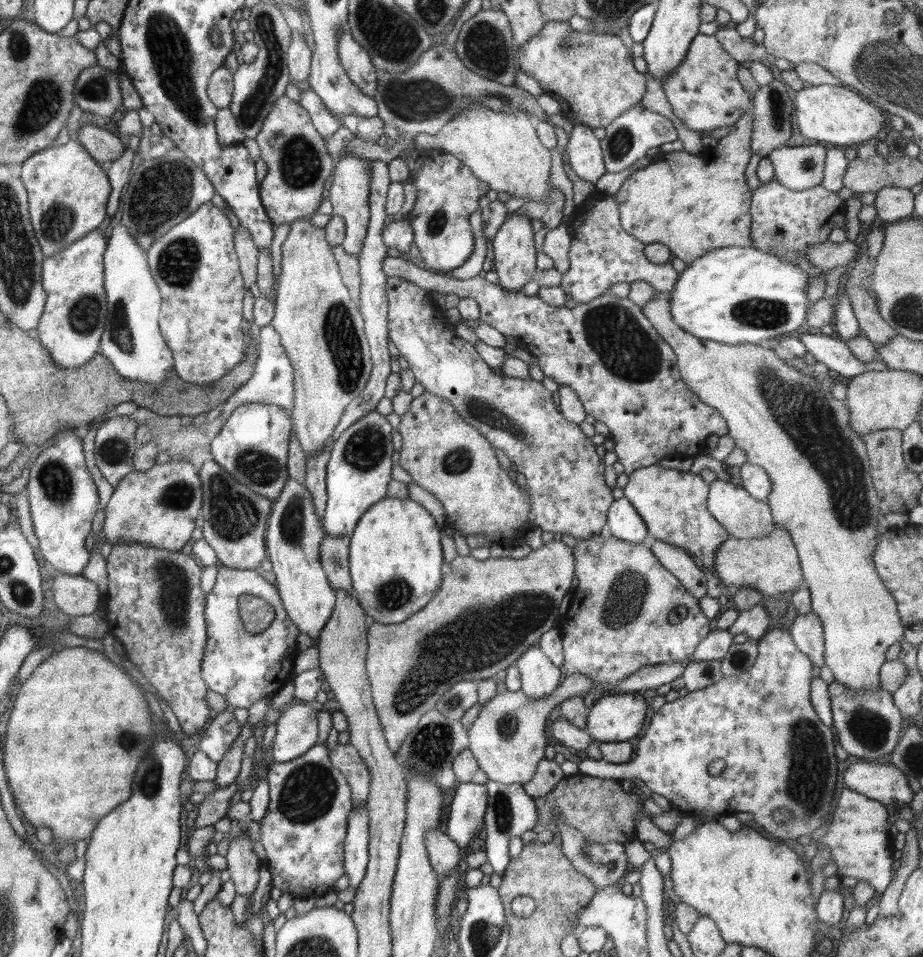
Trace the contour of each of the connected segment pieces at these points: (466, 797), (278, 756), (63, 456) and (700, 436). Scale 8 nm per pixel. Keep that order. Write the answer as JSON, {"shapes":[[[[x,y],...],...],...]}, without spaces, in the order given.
{"shapes":[[[[460,783],[450,804],[448,836],[462,849],[476,836],[482,836],[487,788],[483,784]]],[[[295,702],[279,714],[277,733],[271,746],[276,763],[288,762],[302,756],[317,744],[317,710],[308,702]]],[[[74,428],[56,434],[52,446],[37,456],[26,486],[34,532],[44,560],[56,572],[82,575],[91,557],[85,547],[86,536],[91,531],[96,512],[101,509],[96,484],[84,461],[82,437],[74,432]]],[[[387,256],[383,271],[388,277],[398,277],[428,293],[457,294],[460,298],[472,298],[481,309],[480,320],[487,322],[503,335],[513,336],[531,355],[538,358],[537,367],[558,385],[566,385],[577,394],[586,414],[604,422],[614,441],[617,461],[629,475],[637,468],[656,465],[662,459],[697,457],[707,449],[706,438],[711,434],[728,435],[727,422],[716,410],[702,402],[681,380],[676,353],[658,334],[653,324],[638,306],[628,297],[616,297],[608,290],[587,303],[579,303],[574,309],[555,307],[538,295],[526,296],[523,292],[504,290],[498,283],[474,277],[458,280],[450,275],[433,273],[420,268],[401,257]]]]}

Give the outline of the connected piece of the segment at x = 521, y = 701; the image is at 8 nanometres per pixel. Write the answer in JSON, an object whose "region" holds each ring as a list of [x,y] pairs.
{"region":[[[576,673],[563,676],[556,690],[545,698],[528,698],[521,690],[506,691],[497,693],[486,704],[482,704],[476,721],[467,733],[470,739],[469,749],[489,780],[500,784],[524,785],[530,782],[538,763],[545,758],[544,749],[547,745],[544,728],[549,713],[568,698],[586,696],[591,688],[593,682],[585,674]]]}

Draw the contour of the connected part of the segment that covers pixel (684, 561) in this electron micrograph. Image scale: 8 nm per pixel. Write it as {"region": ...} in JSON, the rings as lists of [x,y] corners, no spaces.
{"region":[[[657,540],[652,545],[651,551],[657,556],[660,564],[665,566],[681,582],[684,589],[694,599],[702,599],[707,596],[707,578],[684,549],[674,544]]]}

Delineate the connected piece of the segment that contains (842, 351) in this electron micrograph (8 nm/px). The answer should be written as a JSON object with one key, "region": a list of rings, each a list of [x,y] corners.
{"region":[[[811,331],[801,335],[799,339],[818,362],[822,362],[830,370],[839,372],[845,378],[852,378],[869,370],[890,369],[878,357],[872,362],[858,360],[845,342],[830,335]]]}

